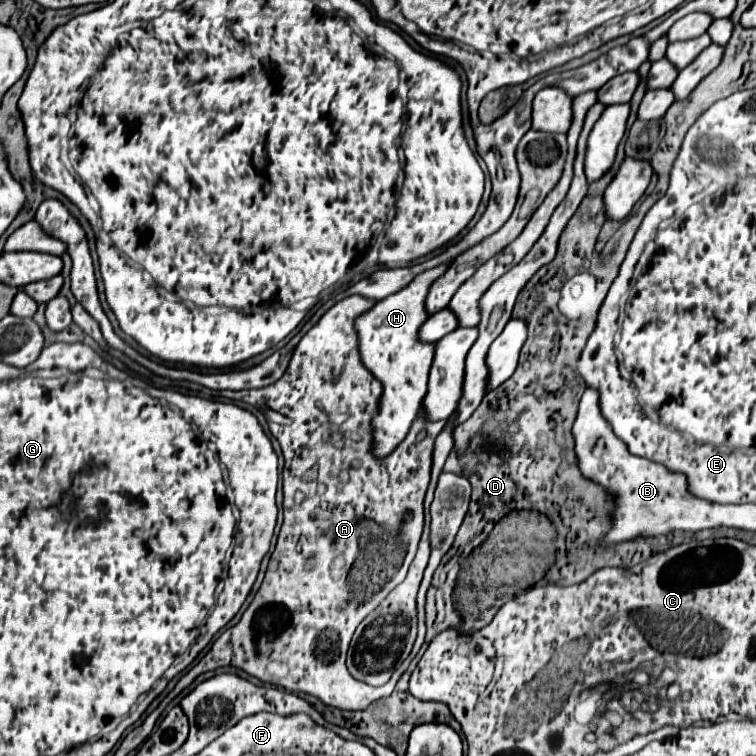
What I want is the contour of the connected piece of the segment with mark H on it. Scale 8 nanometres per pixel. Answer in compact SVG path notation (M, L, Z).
M450 263L438 265L426 273L420 273L414 277L410 285L406 285L402 291L382 299L378 305L374 305L370 311L360 315L356 319L356 331L360 339L360 353L364 365L382 381L384 393L380 397L380 409L374 419L374 449L372 453L376 457L390 455L396 445L406 437L414 417L418 415L422 397L428 389L428 371L434 359L436 343L422 343L418 339L418 329L424 325L428 313L426 313L426 293Z

